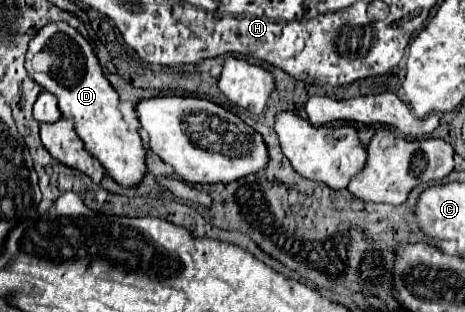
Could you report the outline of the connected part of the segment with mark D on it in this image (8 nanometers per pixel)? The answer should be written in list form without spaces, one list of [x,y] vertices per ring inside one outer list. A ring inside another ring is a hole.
[[[65,20],[49,22],[31,38],[27,58],[25,58],[25,68],[37,84],[41,84],[45,90],[49,90],[51,94],[57,96],[57,104],[59,104],[63,118],[71,118],[75,122],[75,132],[83,140],[85,150],[89,154],[93,154],[95,158],[99,158],[99,162],[103,164],[107,174],[123,186],[135,186],[145,174],[145,150],[141,146],[139,132],[131,130],[129,124],[123,120],[123,114],[119,112],[119,94],[113,90],[109,80],[103,76],[99,58],[97,58],[93,46],[89,44],[89,40],[85,40],[79,34],[79,30],[73,28]]]

